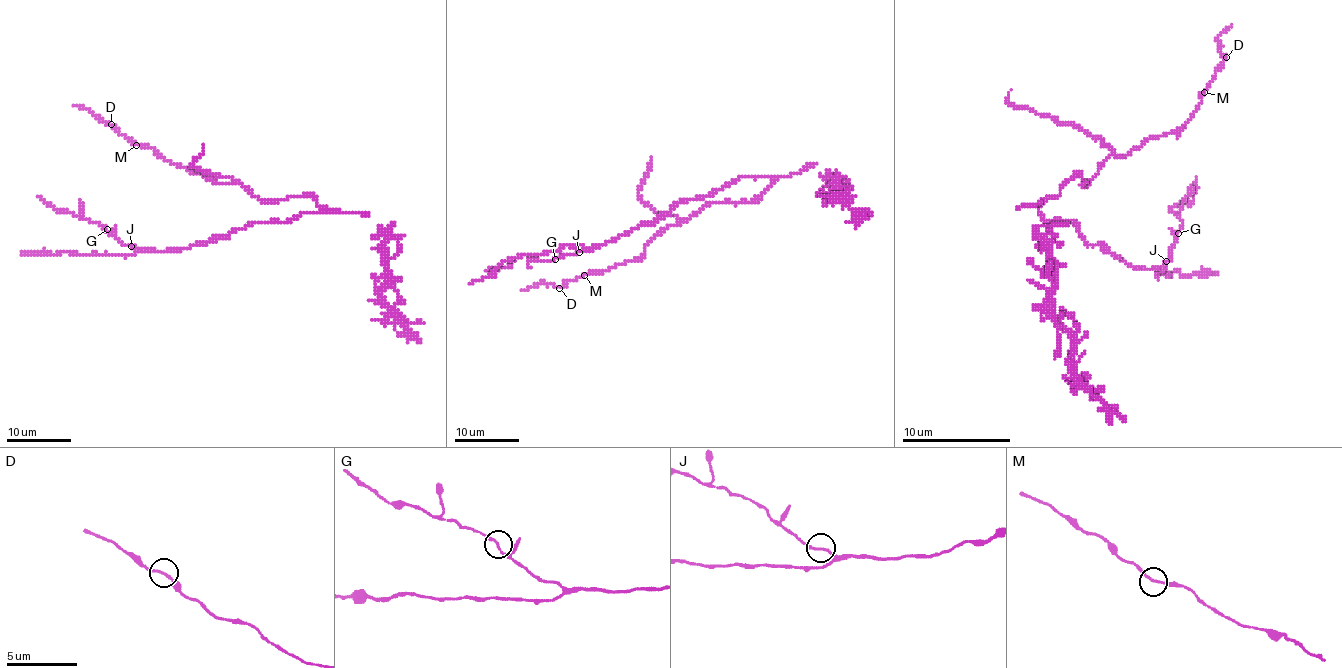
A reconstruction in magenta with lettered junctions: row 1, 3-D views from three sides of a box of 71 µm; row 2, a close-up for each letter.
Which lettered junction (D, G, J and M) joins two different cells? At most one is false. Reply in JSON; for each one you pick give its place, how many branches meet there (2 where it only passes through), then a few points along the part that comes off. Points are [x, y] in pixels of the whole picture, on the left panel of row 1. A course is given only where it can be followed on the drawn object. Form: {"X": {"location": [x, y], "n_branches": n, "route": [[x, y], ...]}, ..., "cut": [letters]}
{"cut": []}

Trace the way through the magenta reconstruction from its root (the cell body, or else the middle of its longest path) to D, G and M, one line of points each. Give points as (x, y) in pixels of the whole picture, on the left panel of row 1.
D: (317, 212), (324, 208), (309, 194), (266, 202), (236, 183), (214, 183), (134, 145), (111, 124)
G: (317, 212), (303, 212), (287, 221), (249, 223), (227, 236), (168, 251), (123, 244), (106, 230)
M: (317, 212), (324, 208), (309, 194), (259, 200), (236, 183), (214, 183), (136, 145)

